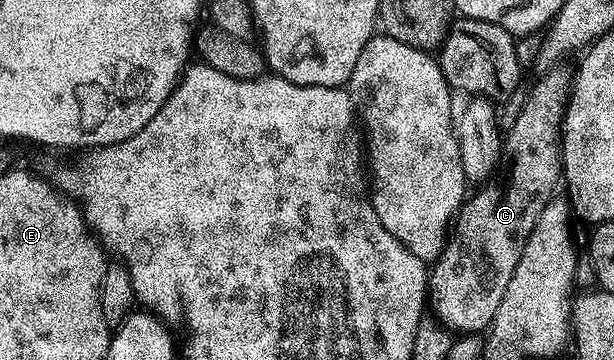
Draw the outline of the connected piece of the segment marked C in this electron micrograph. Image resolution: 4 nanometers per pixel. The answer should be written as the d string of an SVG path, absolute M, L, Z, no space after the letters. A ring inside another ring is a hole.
M555 65L549 68L542 75L543 79L531 89L526 95L526 100L522 103L522 108L518 111L518 116L514 119L514 124L510 128L505 128L504 138L502 140L502 156L498 159L498 166L491 178L485 180L477 188L478 191L469 196L463 202L461 209L452 224L452 230L449 232L446 240L446 247L442 250L441 255L433 260L432 266L428 271L428 307L441 326L449 329L454 333L482 333L489 328L492 317L496 317L496 309L500 309L500 300L503 299L504 293L508 290L508 281L512 281L512 273L516 273L516 265L520 265L520 253L524 253L524 245L528 245L528 237L532 233L532 229L536 229L536 221L540 221L540 213L544 213L546 206L550 204L551 199L555 198L557 189L563 182L562 173L562 122L566 116L566 102L570 100L570 89L572 86L571 68L564 67L566 65Z

